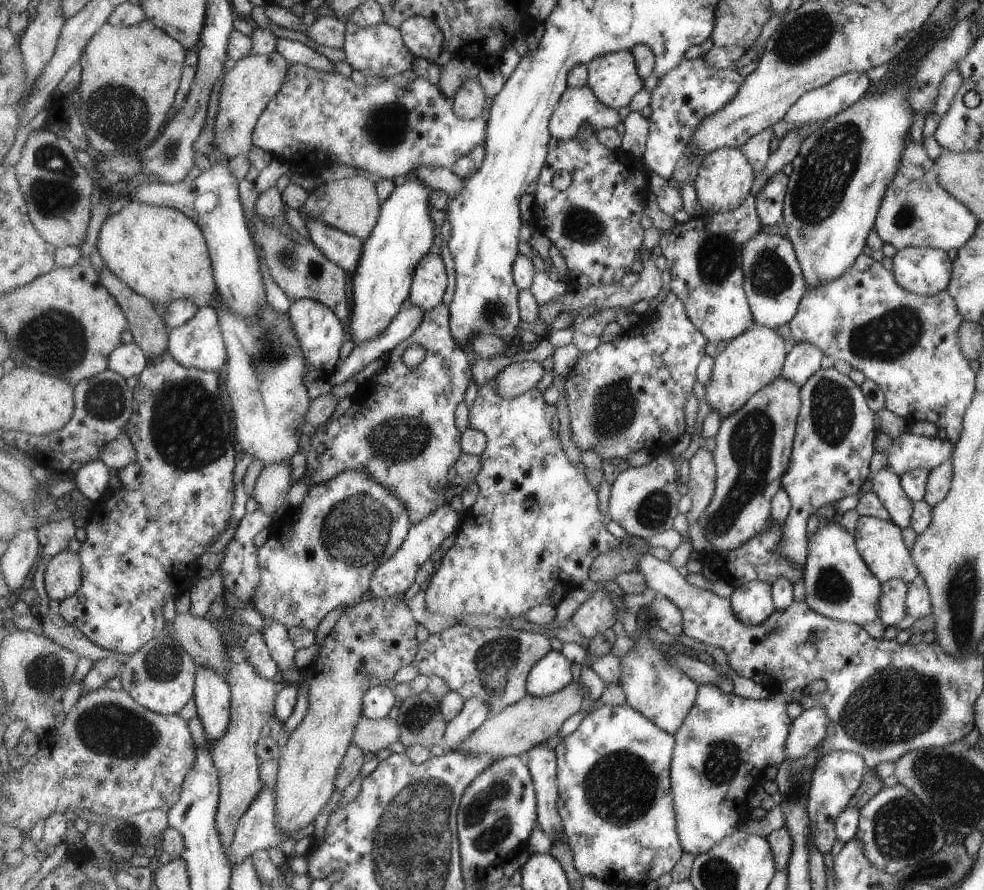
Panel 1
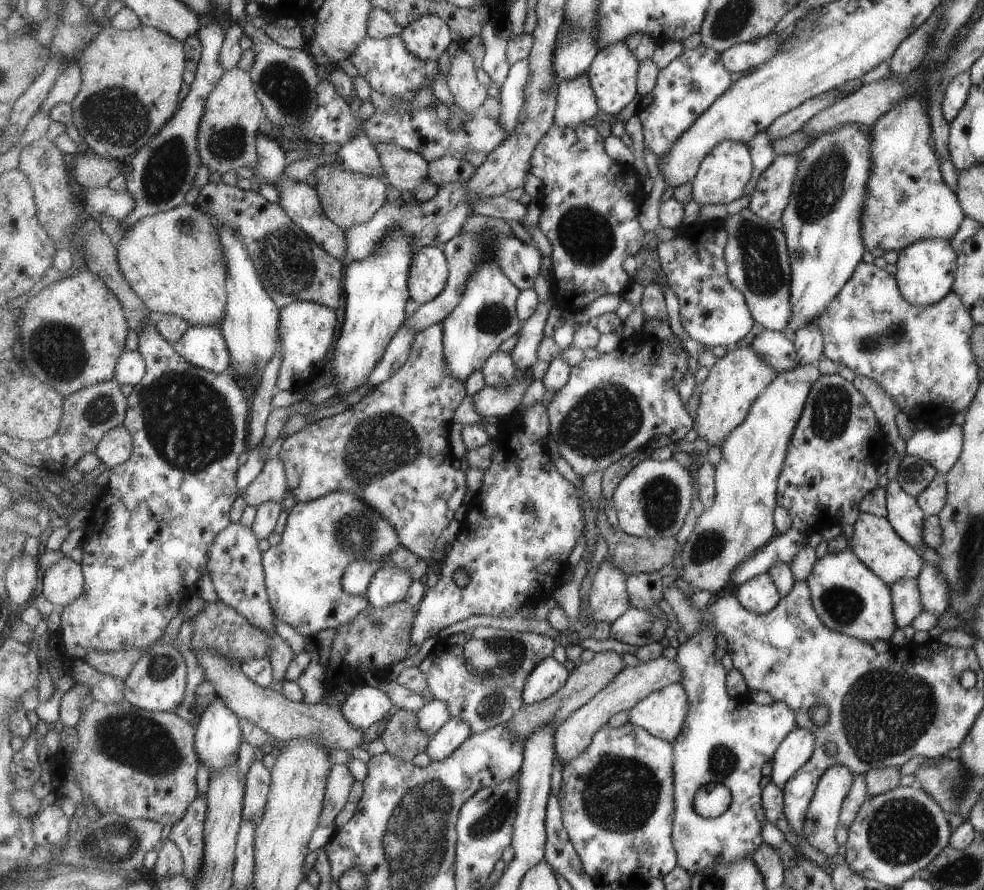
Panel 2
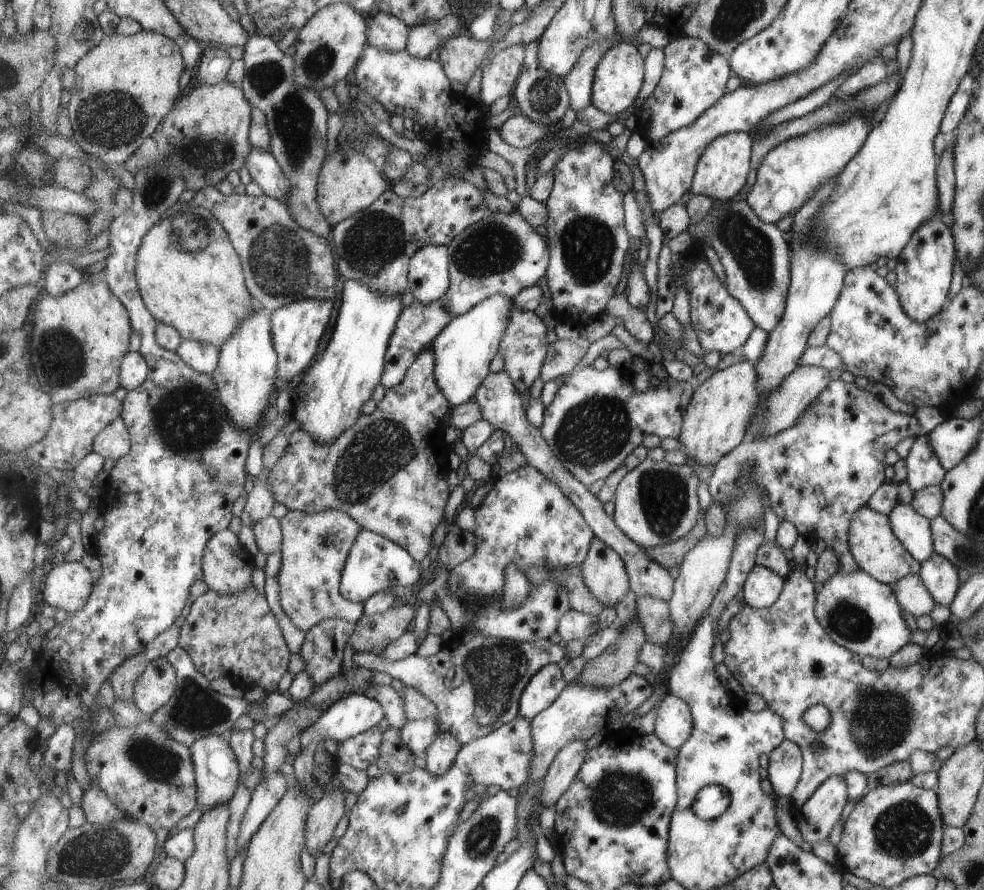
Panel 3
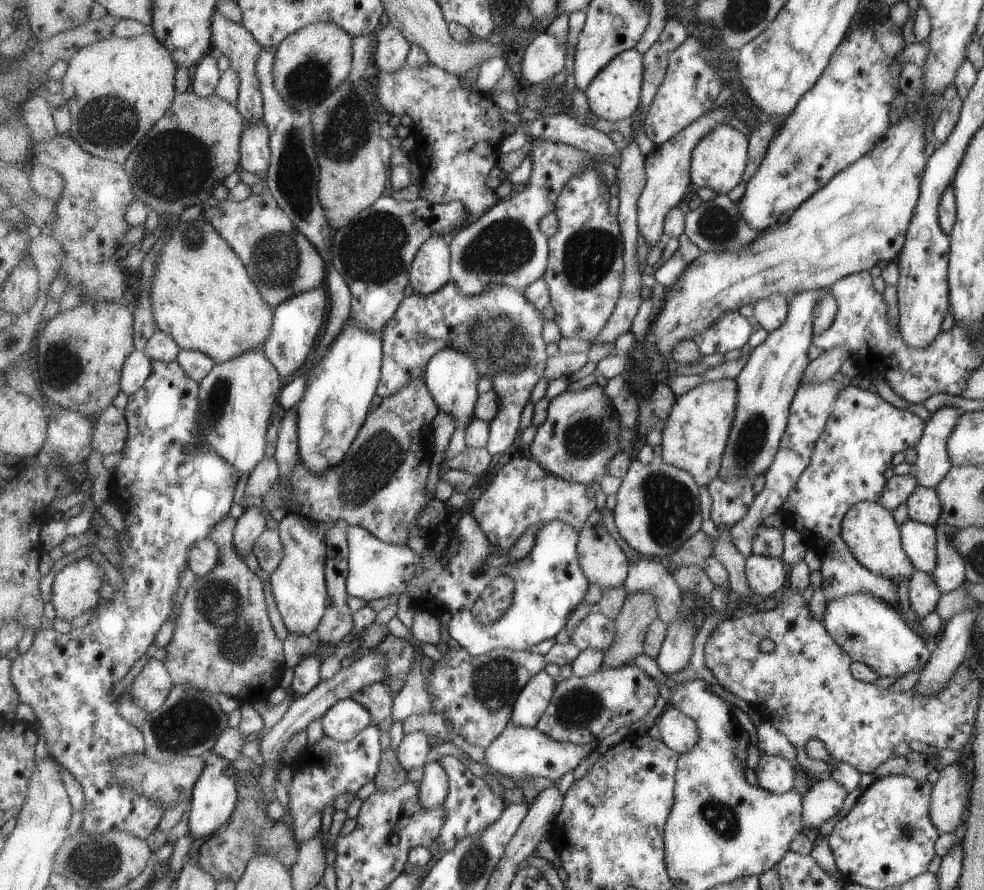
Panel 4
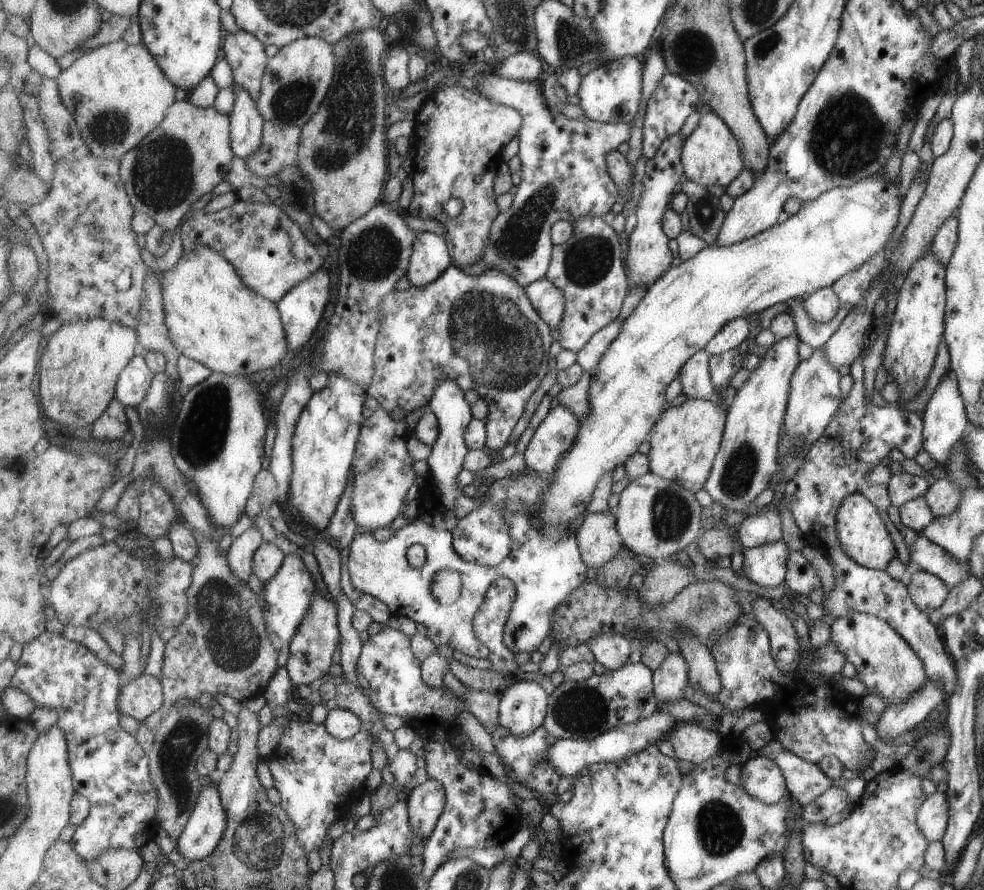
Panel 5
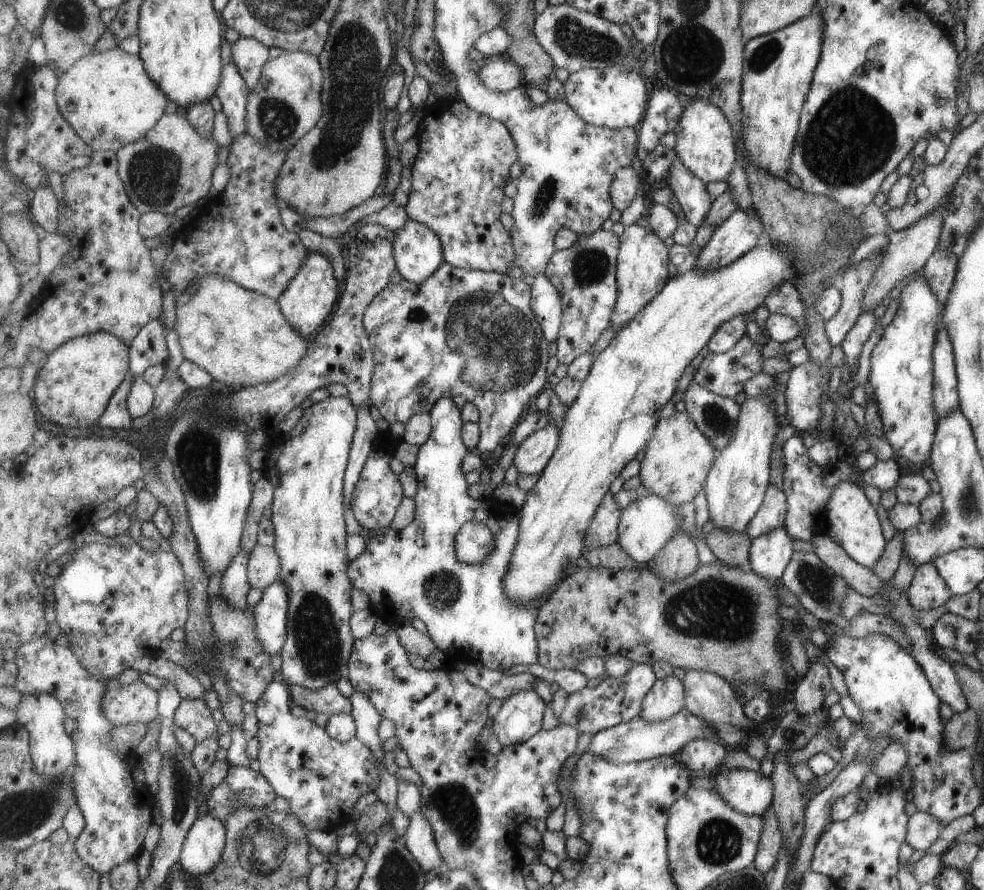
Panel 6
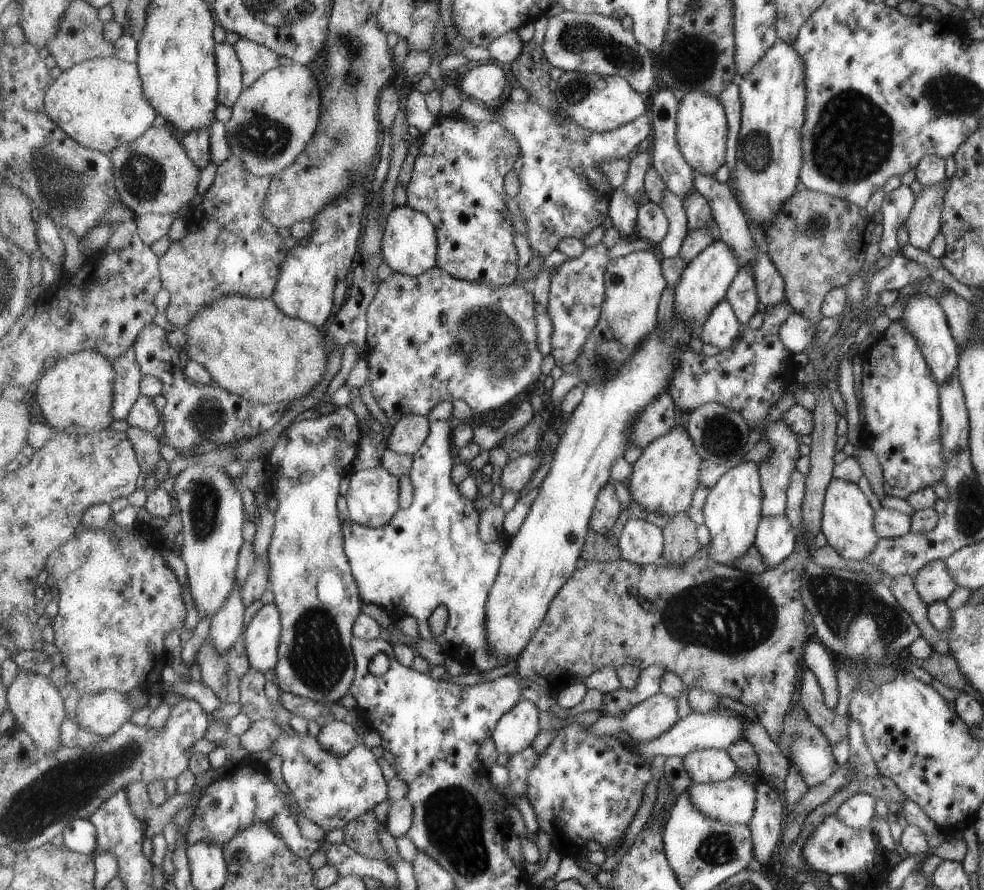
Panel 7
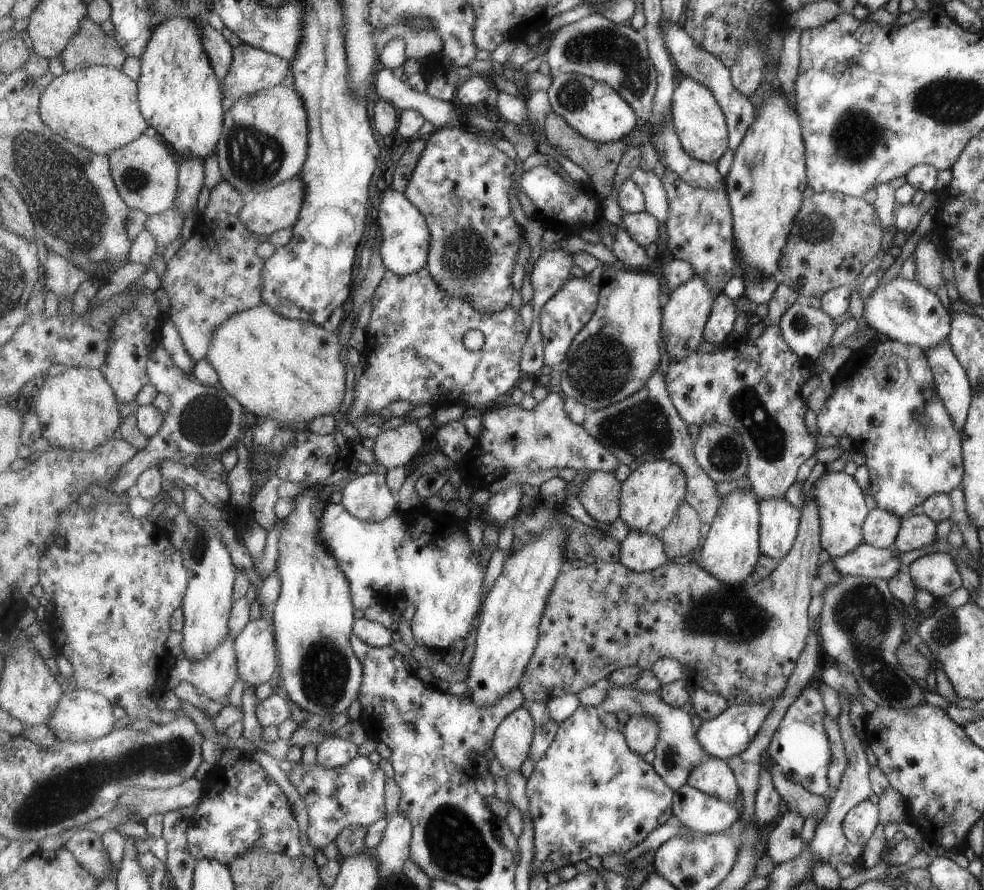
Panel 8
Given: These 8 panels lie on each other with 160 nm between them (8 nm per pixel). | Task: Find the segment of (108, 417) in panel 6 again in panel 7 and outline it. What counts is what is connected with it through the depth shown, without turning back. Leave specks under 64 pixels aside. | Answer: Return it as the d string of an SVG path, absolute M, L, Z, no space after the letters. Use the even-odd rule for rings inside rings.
M131 346L127 352L123 352L114 361L114 366L117 376L115 376L113 394L113 418L127 421L135 402L141 395L140 386L144 378L135 348Z

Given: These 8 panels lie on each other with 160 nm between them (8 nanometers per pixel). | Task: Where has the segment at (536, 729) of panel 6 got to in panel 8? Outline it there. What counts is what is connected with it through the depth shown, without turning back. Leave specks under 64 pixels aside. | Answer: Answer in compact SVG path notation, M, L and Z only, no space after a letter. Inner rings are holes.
M527 705L514 710L499 725L492 749L503 768L502 773L521 770L523 762L530 757L535 729L534 715Z

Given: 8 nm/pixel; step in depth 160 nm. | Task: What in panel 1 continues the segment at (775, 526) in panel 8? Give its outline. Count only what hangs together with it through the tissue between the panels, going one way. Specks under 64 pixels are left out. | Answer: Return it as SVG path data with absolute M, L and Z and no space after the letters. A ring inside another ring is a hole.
M754 580L734 589L730 599L734 613L749 626L763 624L775 612L772 584Z

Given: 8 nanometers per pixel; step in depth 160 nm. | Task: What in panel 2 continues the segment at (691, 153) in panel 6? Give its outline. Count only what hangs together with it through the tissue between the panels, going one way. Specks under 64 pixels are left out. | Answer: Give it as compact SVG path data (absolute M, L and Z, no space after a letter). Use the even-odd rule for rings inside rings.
M734 140L720 142L703 160L692 183L692 194L703 204L729 204L744 196L754 171L752 152L748 144Z

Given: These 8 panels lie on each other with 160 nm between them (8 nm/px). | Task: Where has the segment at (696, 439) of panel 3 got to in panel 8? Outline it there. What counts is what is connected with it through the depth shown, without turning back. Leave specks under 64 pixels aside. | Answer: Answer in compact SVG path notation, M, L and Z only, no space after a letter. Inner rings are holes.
M667 459L643 462L622 482L620 518L630 530L661 536L661 532L674 520L679 505L686 500L687 485L687 475L678 464Z

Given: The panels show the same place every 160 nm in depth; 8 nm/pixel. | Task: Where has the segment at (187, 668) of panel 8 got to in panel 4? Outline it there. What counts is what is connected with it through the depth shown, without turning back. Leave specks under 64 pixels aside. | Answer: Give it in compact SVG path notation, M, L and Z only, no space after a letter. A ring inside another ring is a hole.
M264 507L249 508L237 519L234 534L236 550L242 555L254 553L259 536L267 529L267 518L263 514Z

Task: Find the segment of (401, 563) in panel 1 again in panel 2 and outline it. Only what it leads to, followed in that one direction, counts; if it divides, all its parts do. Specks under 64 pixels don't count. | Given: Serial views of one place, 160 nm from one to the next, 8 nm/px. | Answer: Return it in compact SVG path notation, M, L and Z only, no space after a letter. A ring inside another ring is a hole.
M402 567L382 568L373 577L366 597L371 606L378 609L387 608L407 598L413 580L412 575Z

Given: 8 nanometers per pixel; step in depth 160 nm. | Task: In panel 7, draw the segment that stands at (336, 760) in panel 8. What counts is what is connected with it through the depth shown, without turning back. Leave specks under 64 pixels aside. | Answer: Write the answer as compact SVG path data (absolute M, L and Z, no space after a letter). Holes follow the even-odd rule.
M334 719L321 726L318 740L335 754L349 754L357 744L363 742L355 726L345 720Z

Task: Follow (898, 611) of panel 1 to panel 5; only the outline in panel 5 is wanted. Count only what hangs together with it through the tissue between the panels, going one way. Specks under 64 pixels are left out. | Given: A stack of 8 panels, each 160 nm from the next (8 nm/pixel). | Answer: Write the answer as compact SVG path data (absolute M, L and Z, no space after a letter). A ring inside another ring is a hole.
M918 568L911 574L907 590L910 590L914 606L923 614L929 614L946 601L948 587L937 576Z

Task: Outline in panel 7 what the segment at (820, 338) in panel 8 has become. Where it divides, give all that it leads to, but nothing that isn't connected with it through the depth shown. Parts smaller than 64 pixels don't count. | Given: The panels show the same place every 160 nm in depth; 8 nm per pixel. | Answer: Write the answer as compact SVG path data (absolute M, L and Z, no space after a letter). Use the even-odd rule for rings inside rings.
M791 311L778 328L779 340L792 354L804 351L811 342L811 336L813 336L813 324L794 311Z

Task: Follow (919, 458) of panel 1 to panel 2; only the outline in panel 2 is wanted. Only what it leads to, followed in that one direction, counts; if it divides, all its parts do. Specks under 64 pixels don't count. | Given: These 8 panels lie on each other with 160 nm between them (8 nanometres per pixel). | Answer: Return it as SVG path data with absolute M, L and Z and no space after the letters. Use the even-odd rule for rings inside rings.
M950 424L937 431L935 426L915 430L905 441L905 455L922 458L937 473L946 473L958 460L963 445L961 426Z

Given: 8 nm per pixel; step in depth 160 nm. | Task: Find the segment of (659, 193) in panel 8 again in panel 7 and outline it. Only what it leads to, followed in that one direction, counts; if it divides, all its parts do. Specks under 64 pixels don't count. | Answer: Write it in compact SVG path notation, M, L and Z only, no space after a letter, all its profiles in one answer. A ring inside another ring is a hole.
M668 188L662 193L663 200L659 206L665 210L665 214L671 222L671 230L669 230L669 234L661 244L661 250L663 250L663 254L667 256L667 259L671 259L679 255L685 240L688 238L689 216L687 216L687 210L685 210L681 198L677 198Z

